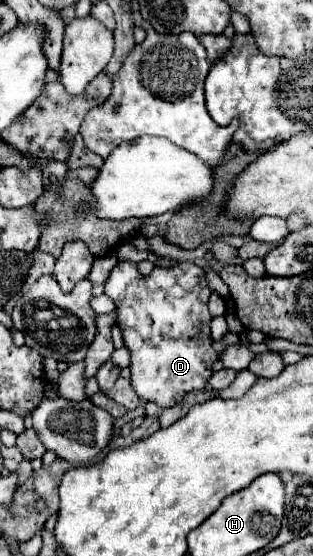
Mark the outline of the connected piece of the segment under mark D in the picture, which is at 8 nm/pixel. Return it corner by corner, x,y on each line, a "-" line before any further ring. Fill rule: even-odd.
119,261
107,283
105,293
115,301
117,315
119,315
119,329
125,339
125,347
131,351
131,383
137,395
145,401
153,401
159,407
173,407
177,405
185,393
193,389
207,389
207,381
213,375
213,363
217,359
217,353
213,349
213,337
211,337
211,315
207,309
207,301
211,295
211,287
207,281
207,287
201,285
199,275
205,275
201,267
197,267
193,261
181,261
173,263
171,267
155,267
151,275
141,277
137,271
137,265
131,261

